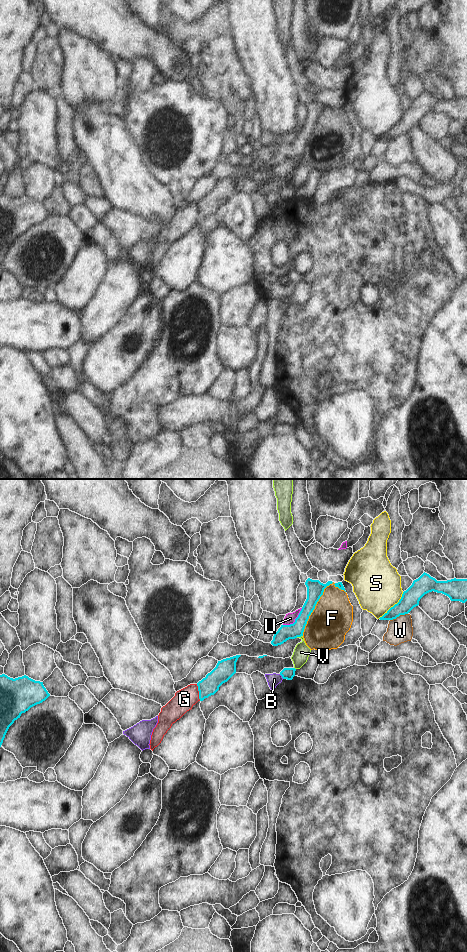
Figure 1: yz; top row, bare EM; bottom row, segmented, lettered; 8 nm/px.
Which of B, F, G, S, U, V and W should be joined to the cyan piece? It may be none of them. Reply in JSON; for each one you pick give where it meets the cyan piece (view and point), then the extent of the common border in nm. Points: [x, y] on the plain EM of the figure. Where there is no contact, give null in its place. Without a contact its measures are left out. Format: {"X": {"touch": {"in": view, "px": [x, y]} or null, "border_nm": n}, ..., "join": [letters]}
{"join": []}

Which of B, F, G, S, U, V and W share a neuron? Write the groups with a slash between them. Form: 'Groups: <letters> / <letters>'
Groups: B / F / G / S / U / V / W.

